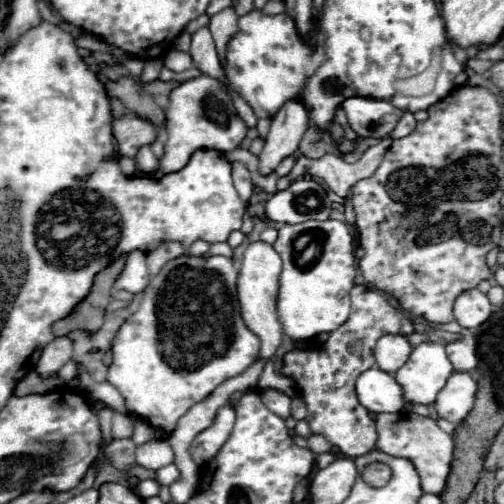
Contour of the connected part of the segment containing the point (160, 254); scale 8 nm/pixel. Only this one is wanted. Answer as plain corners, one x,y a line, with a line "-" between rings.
172,242
172,244
162,244
160,248
156,248
154,252
148,252
146,254
146,264
148,264
148,272
150,276
156,276
166,262
170,262
172,258
178,258
180,254
184,254
184,246
178,244
178,242

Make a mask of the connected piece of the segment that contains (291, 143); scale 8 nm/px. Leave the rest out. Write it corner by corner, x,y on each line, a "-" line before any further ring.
288,100
278,110
278,114
272,118
272,126
266,136
264,150
260,154
262,174
270,174
286,156
296,152
308,124
310,124
310,114
304,102
300,100

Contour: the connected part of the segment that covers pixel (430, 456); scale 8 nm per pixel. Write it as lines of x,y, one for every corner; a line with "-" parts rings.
396,412
396,414
378,414
376,418
376,432
378,432
378,440
376,440
376,450
390,454
394,458
408,458
414,466
416,472
420,474
420,486
422,492
430,492
430,494
440,494
446,486
446,476
450,472
450,460
452,460
452,450
454,450
454,442
452,436
446,434
444,430
438,428
434,418
422,418
414,412

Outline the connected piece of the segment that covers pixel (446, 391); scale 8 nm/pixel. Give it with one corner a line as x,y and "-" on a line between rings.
454,370
434,402
438,416
454,424
462,422
474,404
474,394
476,394
474,376

